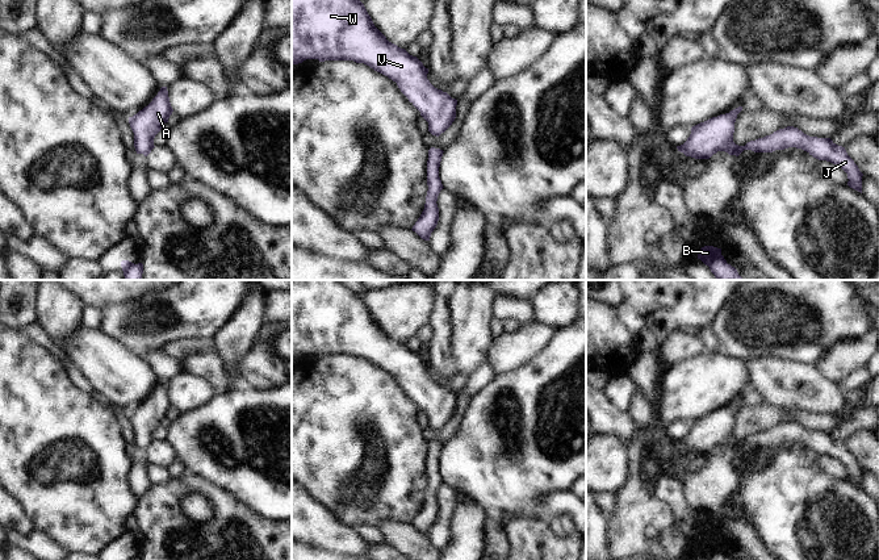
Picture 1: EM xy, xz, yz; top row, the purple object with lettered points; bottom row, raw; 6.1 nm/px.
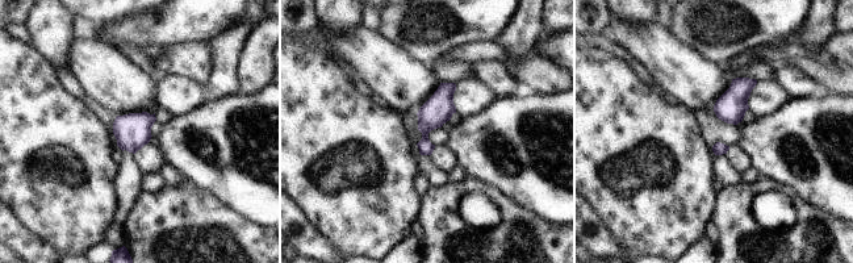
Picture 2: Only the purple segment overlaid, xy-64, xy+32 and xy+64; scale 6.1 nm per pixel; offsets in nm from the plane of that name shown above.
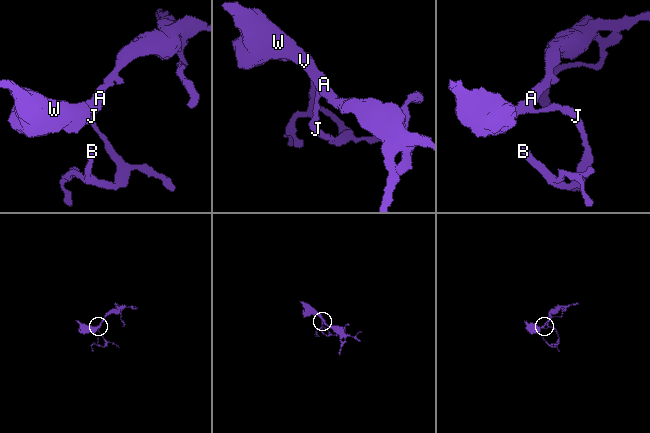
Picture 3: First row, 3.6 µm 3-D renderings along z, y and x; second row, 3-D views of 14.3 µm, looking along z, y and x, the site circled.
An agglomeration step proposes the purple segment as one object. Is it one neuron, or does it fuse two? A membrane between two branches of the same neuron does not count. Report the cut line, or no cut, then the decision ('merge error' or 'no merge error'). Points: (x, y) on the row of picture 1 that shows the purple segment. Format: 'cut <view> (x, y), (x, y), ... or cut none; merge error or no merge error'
cut none; no merge error

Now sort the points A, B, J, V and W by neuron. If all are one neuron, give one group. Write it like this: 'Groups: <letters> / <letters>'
Groups: A B J V W.

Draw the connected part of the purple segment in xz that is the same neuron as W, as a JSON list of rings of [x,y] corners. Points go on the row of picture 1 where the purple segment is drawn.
[[[292,0],[292,64],[306,59],[353,60],[388,76],[420,112],[432,135],[439,137],[456,118],[457,100],[430,83],[428,68],[417,57],[386,39],[360,0]]]

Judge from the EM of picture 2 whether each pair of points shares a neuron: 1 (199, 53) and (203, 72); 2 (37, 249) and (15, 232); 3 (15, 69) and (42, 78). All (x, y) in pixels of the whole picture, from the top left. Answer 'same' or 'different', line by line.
1: same
2: same
3: same

